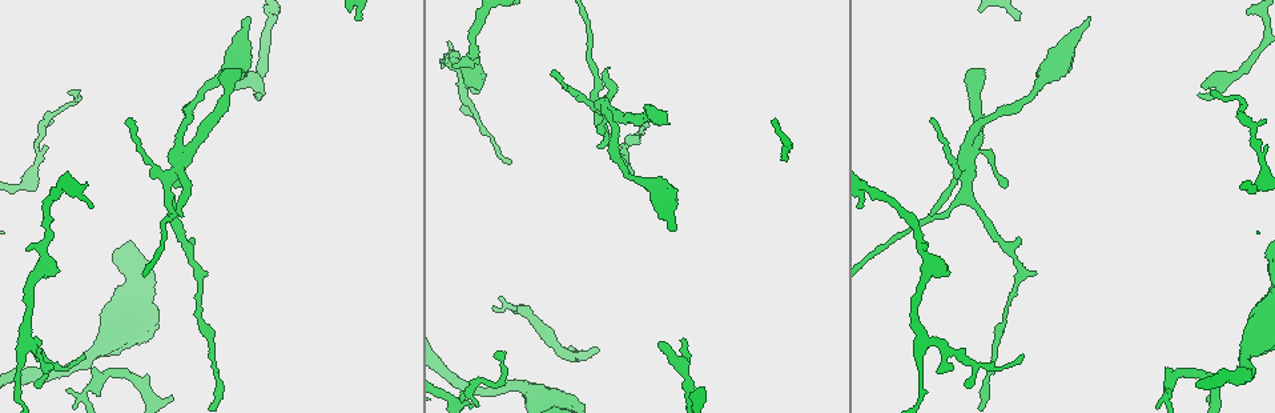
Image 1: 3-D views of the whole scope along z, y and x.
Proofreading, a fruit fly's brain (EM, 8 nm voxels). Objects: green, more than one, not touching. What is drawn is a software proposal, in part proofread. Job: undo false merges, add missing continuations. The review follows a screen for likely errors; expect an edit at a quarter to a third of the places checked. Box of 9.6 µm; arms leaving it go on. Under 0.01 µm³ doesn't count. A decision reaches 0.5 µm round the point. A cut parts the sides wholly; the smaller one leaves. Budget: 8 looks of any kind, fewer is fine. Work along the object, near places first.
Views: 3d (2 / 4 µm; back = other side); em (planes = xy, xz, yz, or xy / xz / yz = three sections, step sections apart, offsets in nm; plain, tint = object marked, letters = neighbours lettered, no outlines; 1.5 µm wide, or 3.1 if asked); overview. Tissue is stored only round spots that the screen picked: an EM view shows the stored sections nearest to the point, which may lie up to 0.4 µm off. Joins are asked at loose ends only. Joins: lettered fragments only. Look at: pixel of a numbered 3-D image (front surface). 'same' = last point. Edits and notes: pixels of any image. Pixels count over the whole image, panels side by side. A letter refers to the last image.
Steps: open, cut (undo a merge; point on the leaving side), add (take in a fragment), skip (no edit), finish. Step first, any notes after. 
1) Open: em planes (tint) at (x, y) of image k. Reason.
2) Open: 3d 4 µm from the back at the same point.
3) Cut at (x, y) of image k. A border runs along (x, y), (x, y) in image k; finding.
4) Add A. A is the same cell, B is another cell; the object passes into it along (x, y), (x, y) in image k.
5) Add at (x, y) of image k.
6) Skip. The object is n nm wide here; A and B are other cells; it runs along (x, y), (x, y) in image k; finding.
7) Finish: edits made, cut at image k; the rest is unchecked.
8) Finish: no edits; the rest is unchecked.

Open: 3d 2 µm from the back at (512, 309) of image 1. Sharp bend.

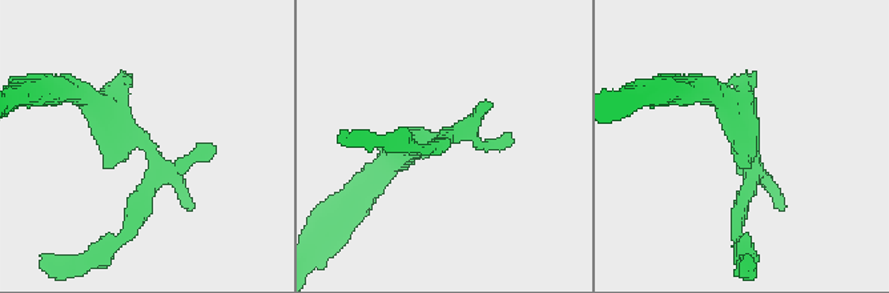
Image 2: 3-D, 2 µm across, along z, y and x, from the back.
Open: em xy step 4 (letters) at (750, 155) of image 2. Need the tissue.

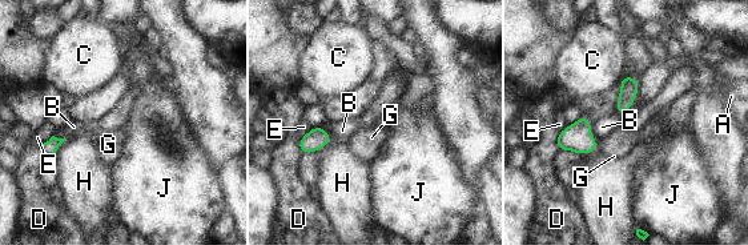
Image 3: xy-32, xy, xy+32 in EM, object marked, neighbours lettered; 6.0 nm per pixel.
Skip. The longest contact is with H, 140 nm; A, B, C, D, E, G, H and J are other cells; a border runs along (591, 123), (591, 136), (598, 143) in image 3; all the same neuron.

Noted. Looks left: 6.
Open: em xy step 4 (letters) at (1213, 89) of image 1. Branch stops here.

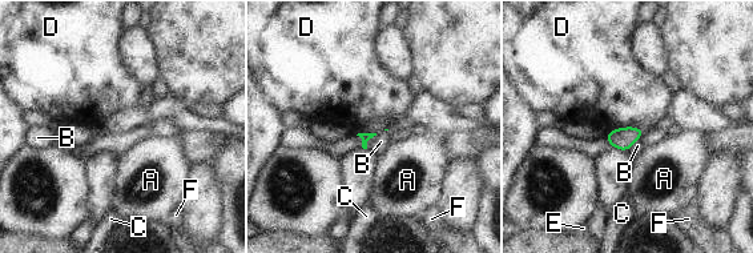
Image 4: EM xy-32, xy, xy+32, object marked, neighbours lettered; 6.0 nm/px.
Open: em planes (letters) at the same point. Cut it another way.

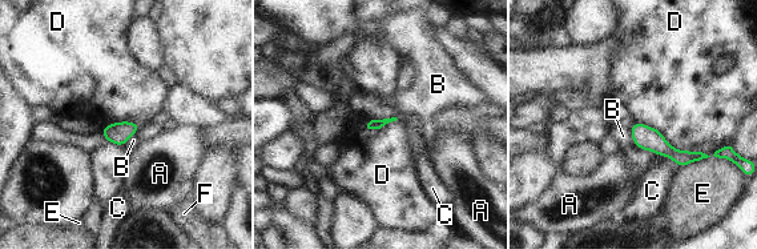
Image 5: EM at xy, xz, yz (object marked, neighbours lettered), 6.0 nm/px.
Skip. A, B, C, D, E and F are other cells; none of them fits.

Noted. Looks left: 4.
Open: em xy step 8 (letters) at (657, 347) of image 1. An open end.

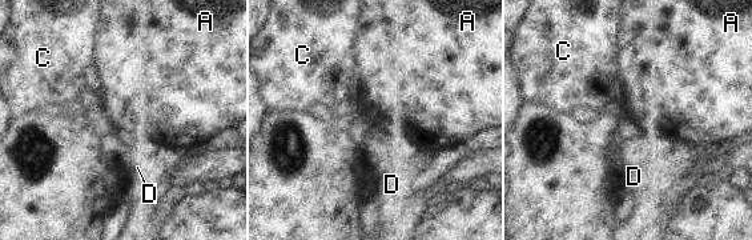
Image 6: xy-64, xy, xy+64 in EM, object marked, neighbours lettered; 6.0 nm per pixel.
Open: em planes (letters) at the same point.

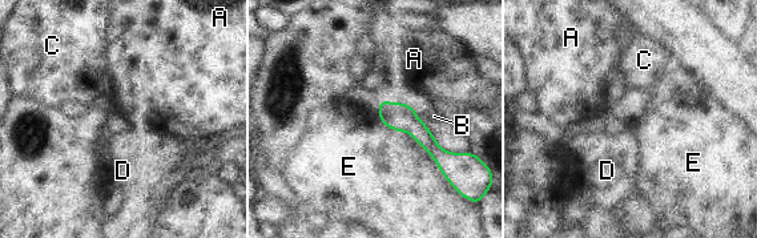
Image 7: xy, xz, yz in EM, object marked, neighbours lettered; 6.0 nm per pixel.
Skip. The object is 170 nm wide here; A, B, C, D and E are other cells; it runs along (381, 104), (405, 118), (441, 161) in image 7; none of them fits.

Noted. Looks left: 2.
Finish: no edits; the rest is unchecked.

